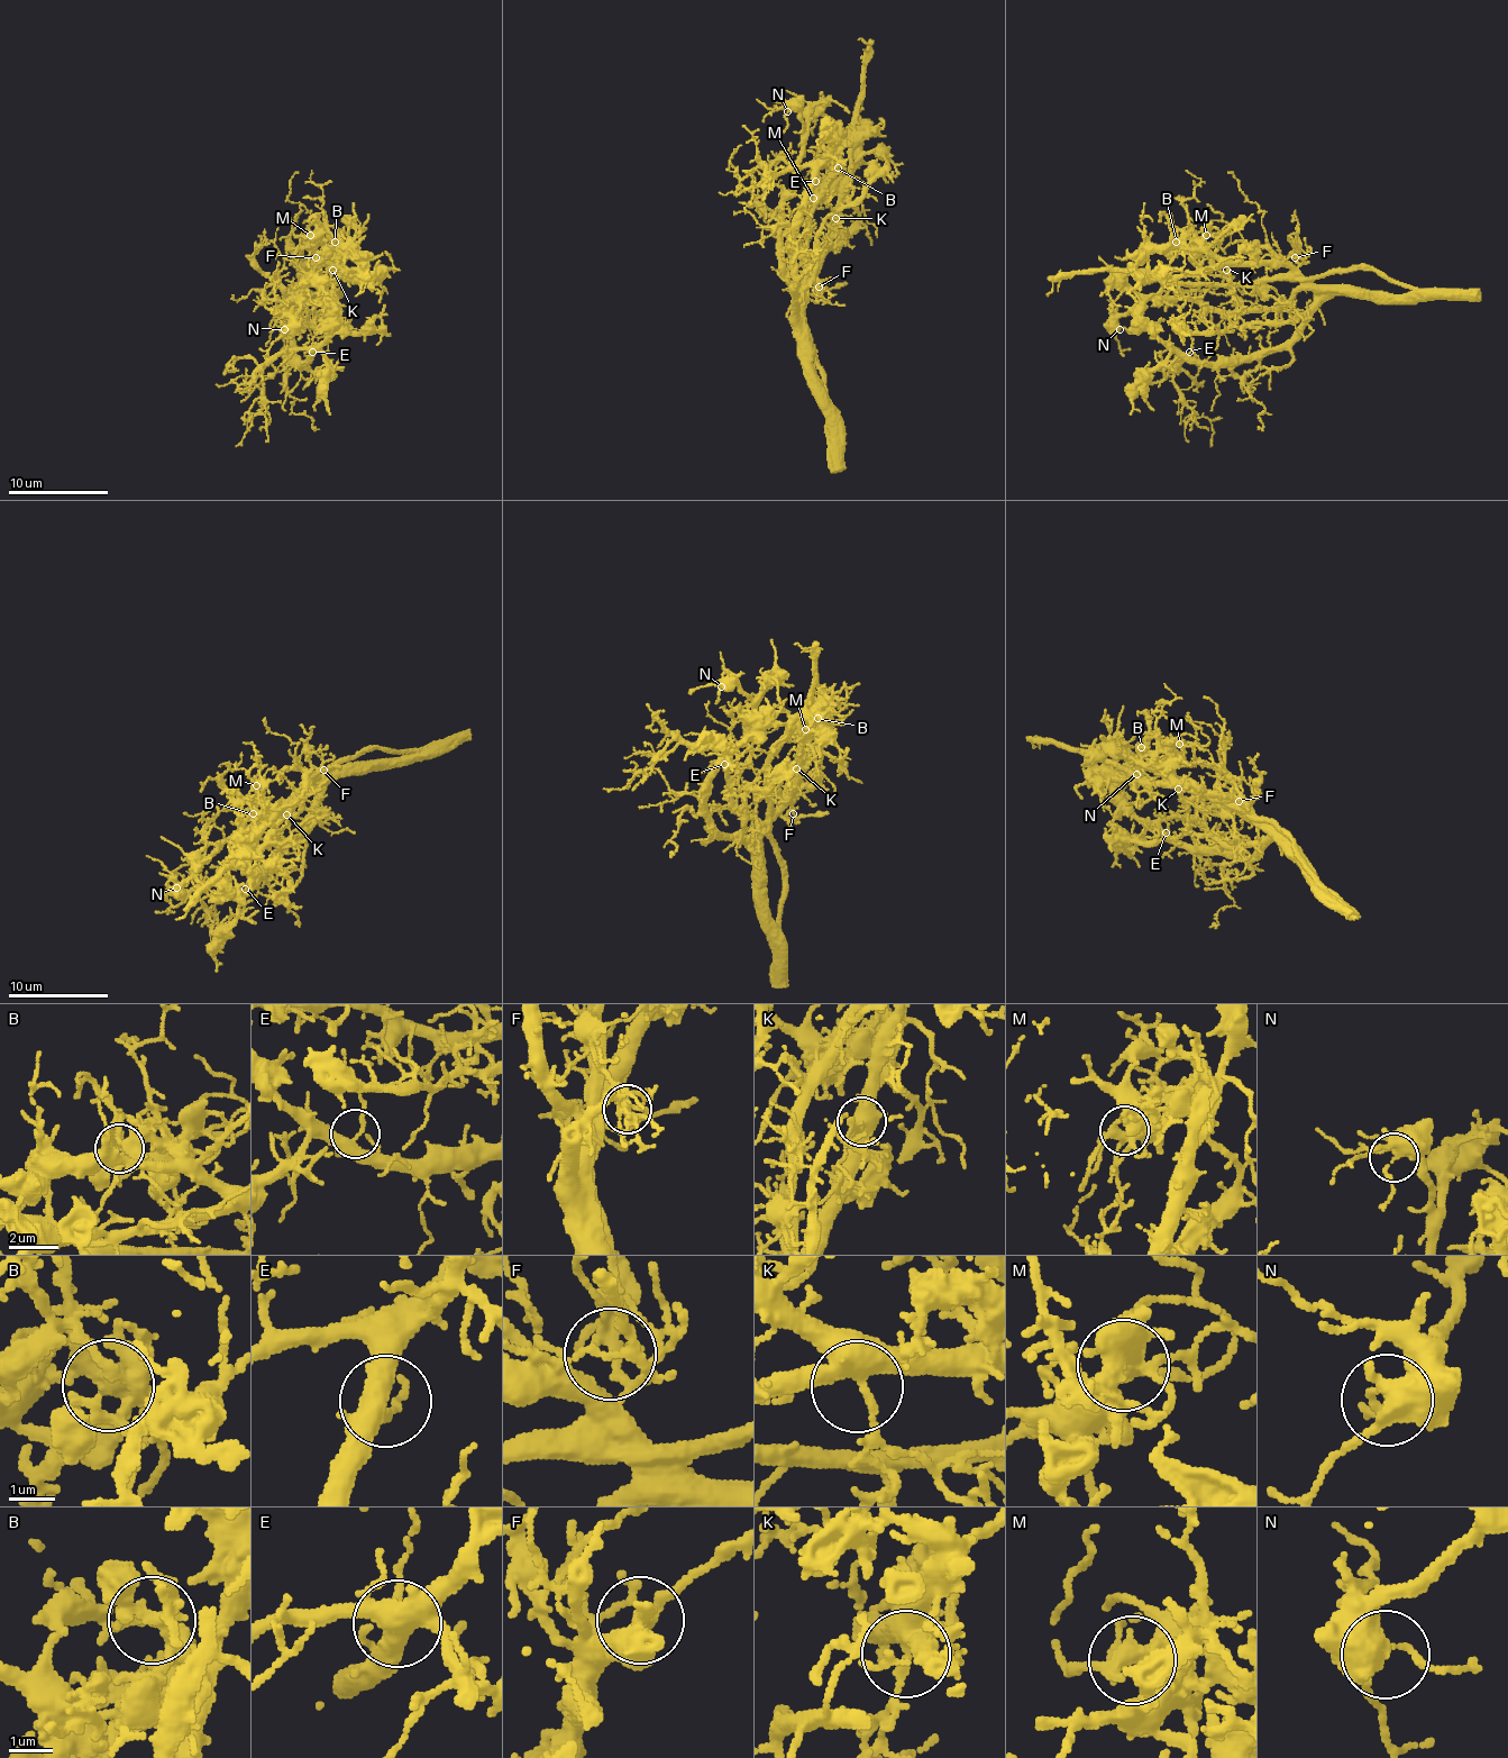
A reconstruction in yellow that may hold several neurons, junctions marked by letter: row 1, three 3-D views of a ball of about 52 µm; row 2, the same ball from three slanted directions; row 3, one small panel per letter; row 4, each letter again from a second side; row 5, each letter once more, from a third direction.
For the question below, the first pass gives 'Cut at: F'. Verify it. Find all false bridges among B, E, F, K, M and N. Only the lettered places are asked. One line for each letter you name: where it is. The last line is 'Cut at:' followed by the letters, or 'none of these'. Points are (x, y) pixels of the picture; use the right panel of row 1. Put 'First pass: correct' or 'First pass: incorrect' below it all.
F: at (1295, 257)
Cut at: F
First pass: correct

